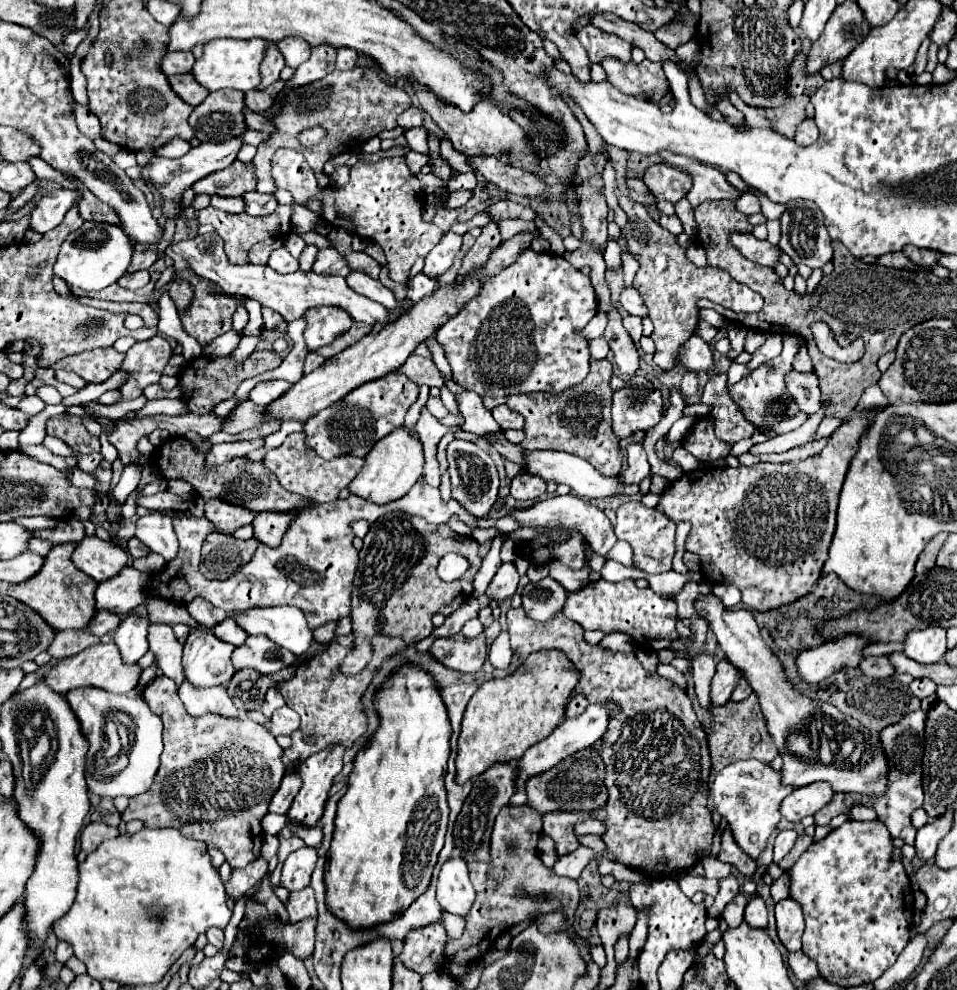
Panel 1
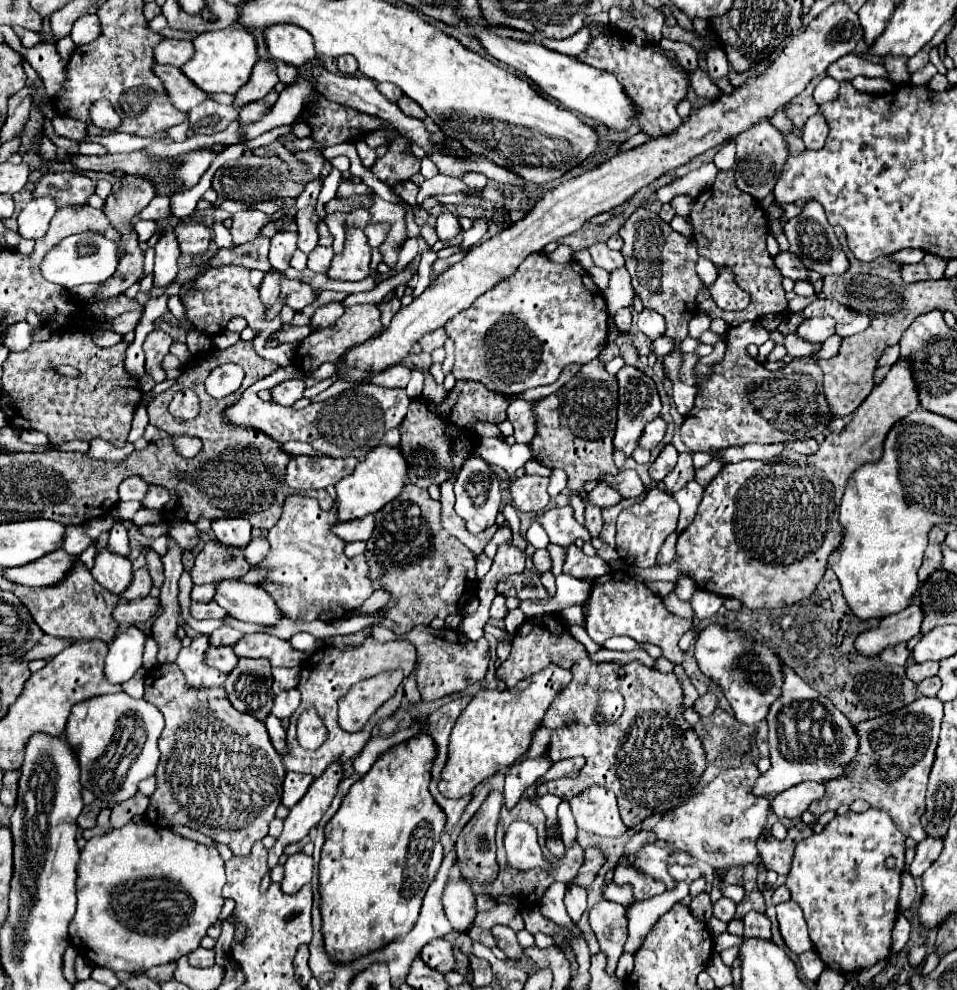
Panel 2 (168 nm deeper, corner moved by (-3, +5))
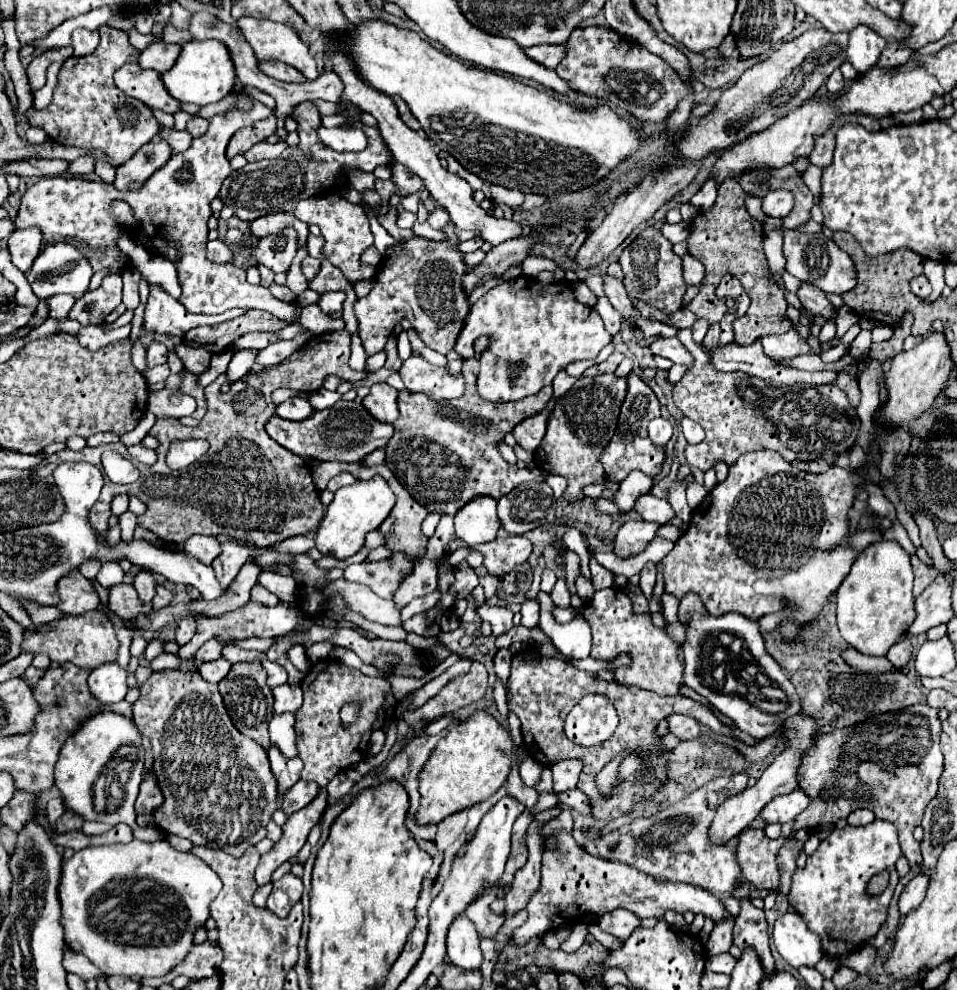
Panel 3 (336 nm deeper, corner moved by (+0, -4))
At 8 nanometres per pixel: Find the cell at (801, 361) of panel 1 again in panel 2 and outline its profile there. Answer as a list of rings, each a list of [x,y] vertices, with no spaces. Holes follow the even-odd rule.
[[[743,322],[741,326],[729,328],[729,340],[727,340],[727,354],[721,364],[713,368],[713,374],[707,378],[707,382],[699,384],[699,392],[695,398],[693,410],[687,414],[683,426],[681,426],[681,440],[691,452],[717,452],[729,446],[741,446],[741,444],[773,444],[773,442],[795,442],[803,438],[815,438],[823,432],[827,420],[831,418],[831,412],[825,402],[825,394],[821,394],[821,382],[823,374],[815,360],[819,358],[819,352],[793,358],[783,370],[779,372],[767,372],[763,364],[755,362],[747,354],[747,346],[751,342],[767,342],[767,330],[761,322]]]

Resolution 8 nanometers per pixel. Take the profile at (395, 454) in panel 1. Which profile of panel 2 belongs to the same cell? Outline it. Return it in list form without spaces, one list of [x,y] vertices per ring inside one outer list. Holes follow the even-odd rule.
[[[381,444],[375,450],[371,450],[365,456],[365,460],[361,460],[347,478],[343,478],[339,484],[335,484],[339,522],[375,514],[387,502],[395,500],[401,494],[403,486],[407,484],[407,470],[409,470],[409,466],[407,466],[407,460],[403,458],[403,450],[399,450],[399,446]]]

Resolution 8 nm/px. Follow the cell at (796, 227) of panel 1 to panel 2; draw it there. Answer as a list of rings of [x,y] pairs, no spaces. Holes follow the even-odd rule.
[[[815,200],[805,202],[801,214],[787,220],[783,230],[785,230],[785,236],[789,240],[789,252],[793,252],[807,268],[811,268],[823,276],[843,274],[847,270],[847,266],[849,266],[847,256],[841,250],[841,244],[835,238],[833,226],[827,222],[827,216],[823,212],[823,206],[819,206],[819,202],[815,202]]]

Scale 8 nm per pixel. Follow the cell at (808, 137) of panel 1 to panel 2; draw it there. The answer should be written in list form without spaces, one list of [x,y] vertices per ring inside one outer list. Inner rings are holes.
[[[821,114],[811,116],[803,126],[803,142],[809,150],[819,150],[825,144],[827,134],[829,134],[829,126]]]

